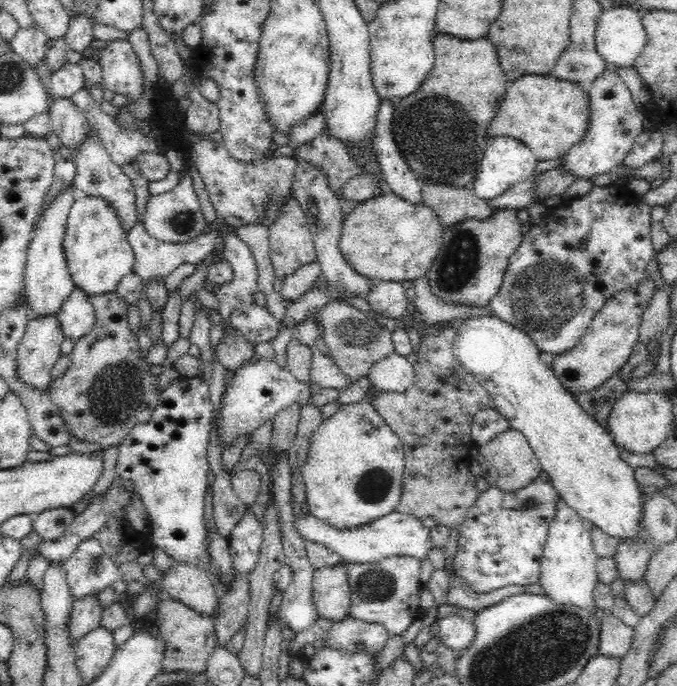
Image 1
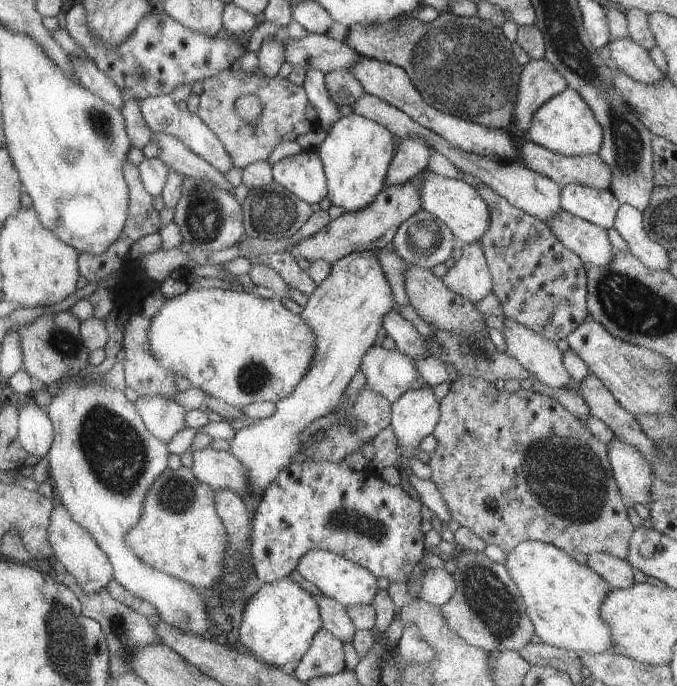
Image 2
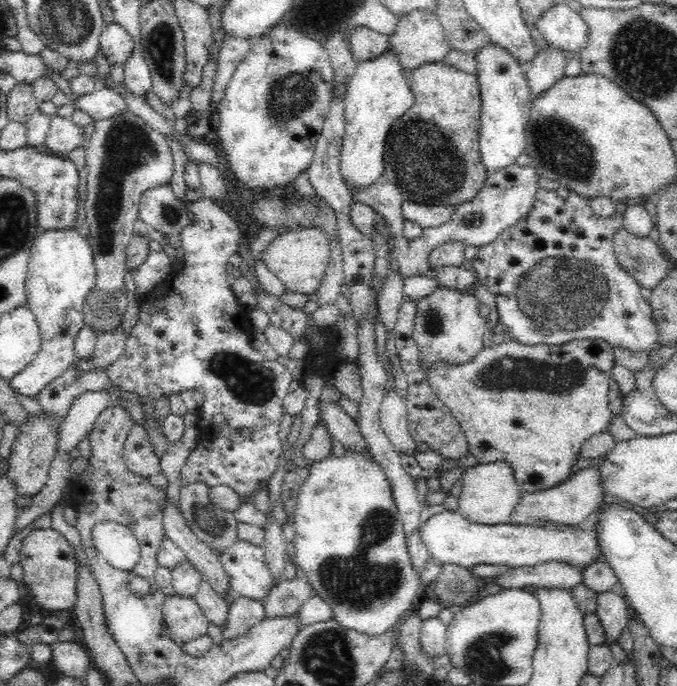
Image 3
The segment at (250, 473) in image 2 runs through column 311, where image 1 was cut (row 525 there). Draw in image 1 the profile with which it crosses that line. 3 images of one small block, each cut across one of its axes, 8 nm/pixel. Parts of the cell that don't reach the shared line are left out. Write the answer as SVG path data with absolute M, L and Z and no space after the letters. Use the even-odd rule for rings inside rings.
M301 509L299 515L293 518L293 529L297 530L300 538L323 544L347 563L378 562L389 556L414 556L422 560L426 557L428 548L434 547L428 535L428 528L420 524L420 519L396 510L358 526L336 528L316 518L309 510L304 512Z

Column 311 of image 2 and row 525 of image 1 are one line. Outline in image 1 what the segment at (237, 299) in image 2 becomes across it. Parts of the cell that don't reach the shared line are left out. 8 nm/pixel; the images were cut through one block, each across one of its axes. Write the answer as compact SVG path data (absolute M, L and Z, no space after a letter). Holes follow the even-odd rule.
M367 400L346 404L312 434L302 469L309 511L333 527L358 526L390 511L403 489L405 454L401 440Z

